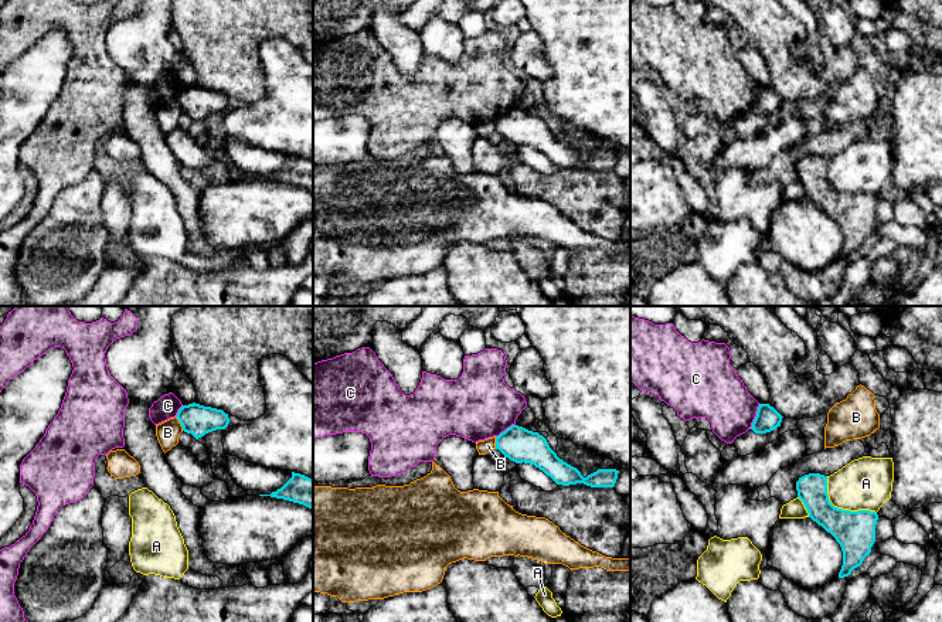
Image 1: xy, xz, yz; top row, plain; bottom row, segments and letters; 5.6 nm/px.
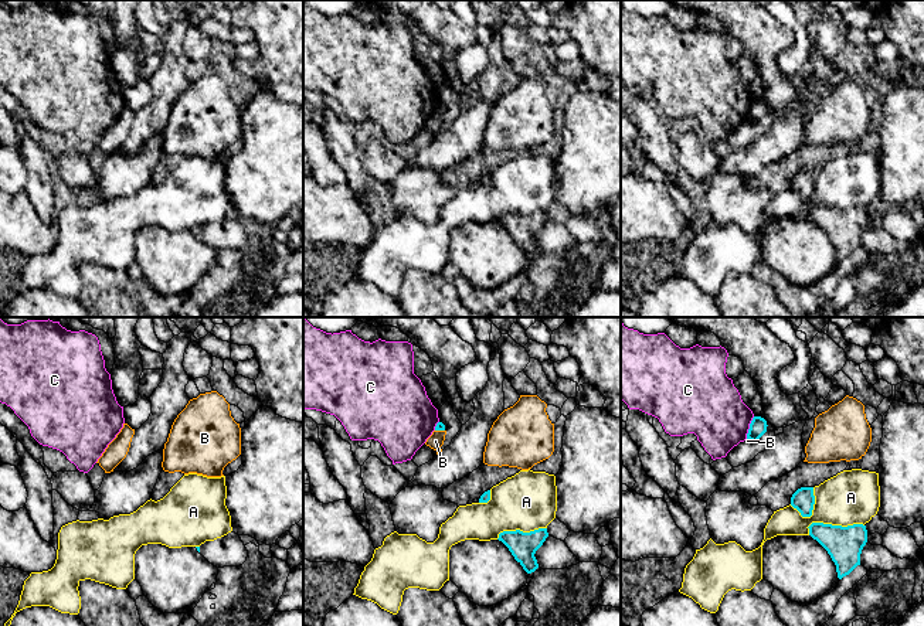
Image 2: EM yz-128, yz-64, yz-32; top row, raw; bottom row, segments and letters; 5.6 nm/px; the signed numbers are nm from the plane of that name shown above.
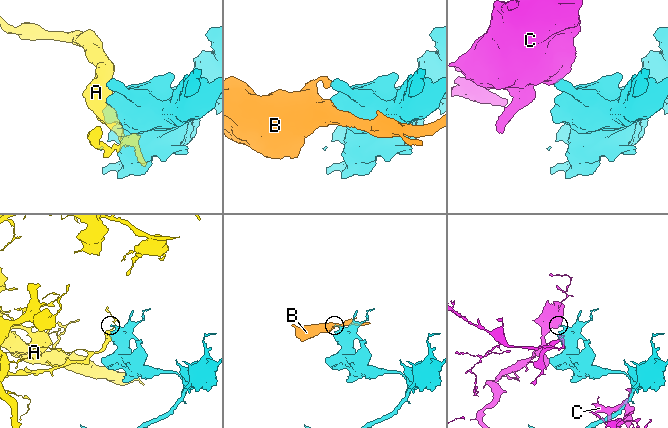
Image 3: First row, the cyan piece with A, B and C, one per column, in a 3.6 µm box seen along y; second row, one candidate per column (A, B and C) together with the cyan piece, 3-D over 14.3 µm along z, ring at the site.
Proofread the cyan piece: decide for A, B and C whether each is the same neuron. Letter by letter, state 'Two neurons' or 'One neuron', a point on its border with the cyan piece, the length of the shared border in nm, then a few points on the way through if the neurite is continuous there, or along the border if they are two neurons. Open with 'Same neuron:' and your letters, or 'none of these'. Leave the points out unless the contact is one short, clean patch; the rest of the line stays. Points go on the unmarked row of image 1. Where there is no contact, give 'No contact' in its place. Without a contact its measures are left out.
Same neuron: none of these
A: Two neurons. Touches cyan at yz (840, 191). Shared border 360 nm
B: Two neurons. Touches cyan at xy (180, 105). Shared border 90 nm. Boundary: xy (174, 99), (183, 112)
C: Two neurons. Touches cyan at yz (755, 99). Shared border 160 nm

